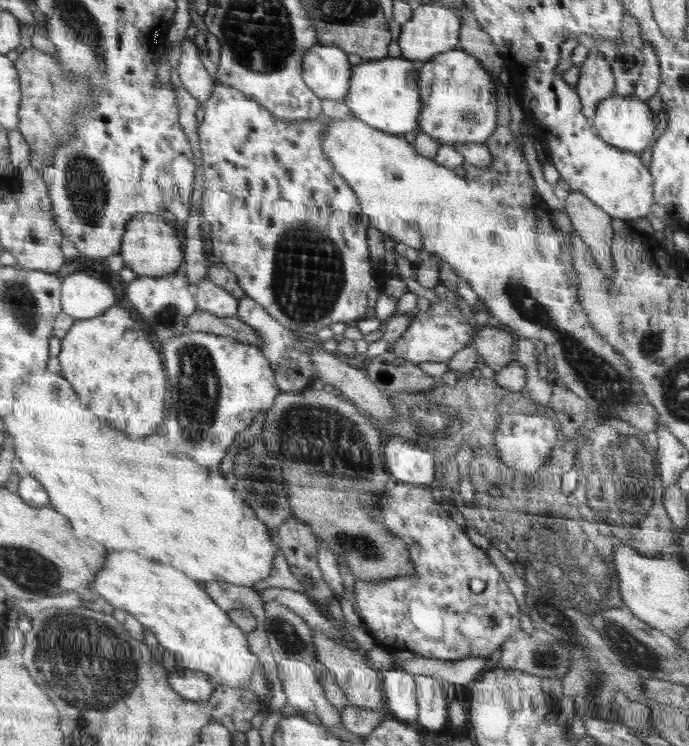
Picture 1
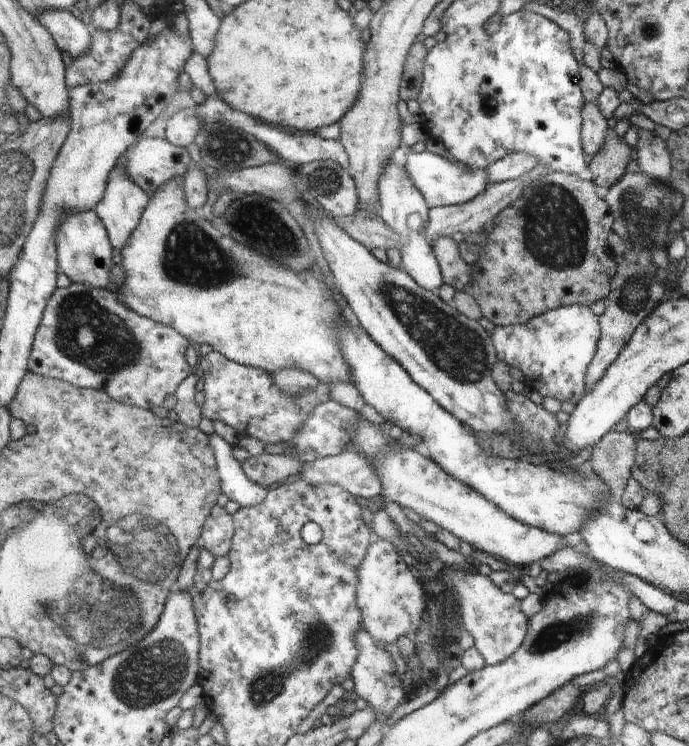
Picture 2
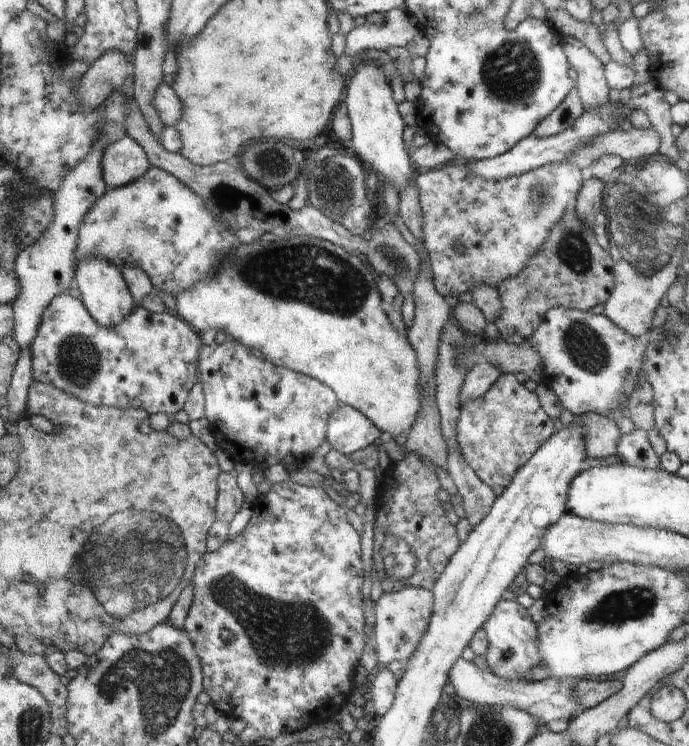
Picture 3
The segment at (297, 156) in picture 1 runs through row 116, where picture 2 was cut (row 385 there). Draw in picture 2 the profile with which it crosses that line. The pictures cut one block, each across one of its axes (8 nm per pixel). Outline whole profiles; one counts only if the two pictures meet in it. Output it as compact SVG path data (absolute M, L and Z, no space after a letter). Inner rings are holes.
M220 351L200 356L199 361L205 374L202 384L206 394L203 415L212 421L222 420L232 426L240 437L254 436L265 444L290 444L317 406L331 400L326 383L319 382L313 390L302 391L300 395L289 395L277 387L268 371L230 360Z

